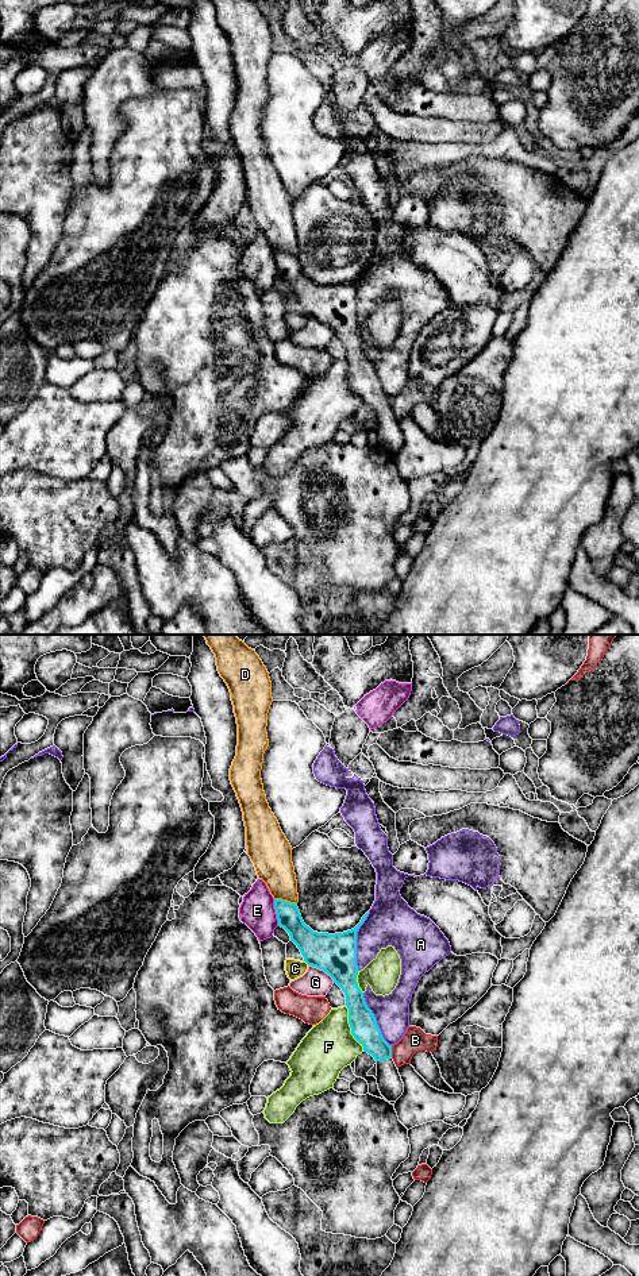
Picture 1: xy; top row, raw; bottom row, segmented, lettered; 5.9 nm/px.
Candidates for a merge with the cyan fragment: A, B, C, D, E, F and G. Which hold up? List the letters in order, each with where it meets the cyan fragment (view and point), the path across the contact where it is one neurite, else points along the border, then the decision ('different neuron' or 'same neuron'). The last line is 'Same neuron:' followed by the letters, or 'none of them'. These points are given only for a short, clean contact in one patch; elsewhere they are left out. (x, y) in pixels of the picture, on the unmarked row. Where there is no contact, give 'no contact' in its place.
A: xy (355, 293) | different neuron
B: xy (391, 403) | along xy (391, 397), (392, 408) | different neuron
C: xy (307, 315) | different neuron
D: xy (285, 253) | along xy (274, 250), (296, 255) | different neuron
E: xy (276, 265) | along xy (273, 251), (278, 277) | different neuron
F: xy (350, 378) | different neuron
G: xy (322, 320) | different neuron
Same neuron: none of them

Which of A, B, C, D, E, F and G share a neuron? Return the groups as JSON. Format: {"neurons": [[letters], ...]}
{"neurons": [["A"], ["B"], ["C"], ["D"], ["E"], ["F"], ["G"]]}

